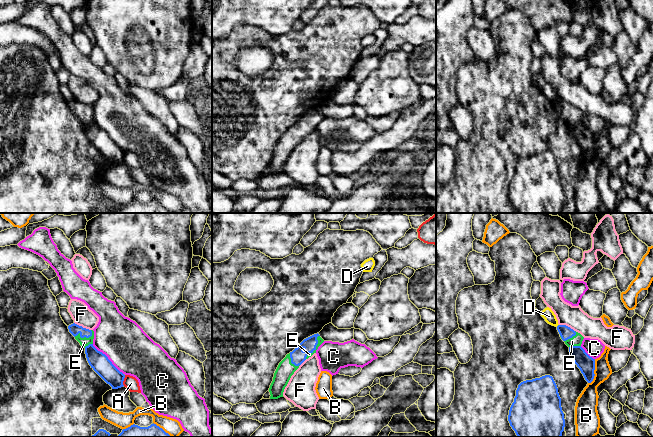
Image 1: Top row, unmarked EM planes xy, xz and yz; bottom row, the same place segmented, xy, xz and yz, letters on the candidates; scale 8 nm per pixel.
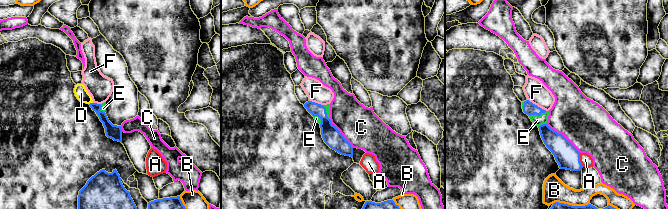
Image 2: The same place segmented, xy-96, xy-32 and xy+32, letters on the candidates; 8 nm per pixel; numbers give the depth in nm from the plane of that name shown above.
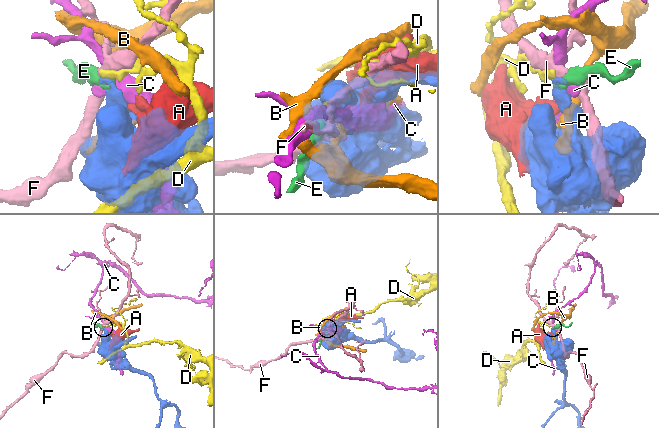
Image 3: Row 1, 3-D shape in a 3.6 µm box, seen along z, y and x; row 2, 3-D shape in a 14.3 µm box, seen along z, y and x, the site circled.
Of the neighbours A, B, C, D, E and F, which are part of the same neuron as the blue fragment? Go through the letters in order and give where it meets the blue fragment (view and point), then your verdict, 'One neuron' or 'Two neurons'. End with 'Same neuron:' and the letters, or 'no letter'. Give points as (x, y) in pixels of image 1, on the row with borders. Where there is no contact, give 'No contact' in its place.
A: Touches blue at xy (123, 380). Two neurons
B: Touches blue at yz (593, 372). Two neurons
C: Touches blue at xy (107, 358). Two neurons
D: No contact. Two neurons
E: Touches blue at xz (315, 347). One neuron
F: Touches blue at xy (81, 326). Two neurons
Same neuron: E

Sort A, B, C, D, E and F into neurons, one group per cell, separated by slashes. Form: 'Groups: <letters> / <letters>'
Groups: A / B / C / D / E / F

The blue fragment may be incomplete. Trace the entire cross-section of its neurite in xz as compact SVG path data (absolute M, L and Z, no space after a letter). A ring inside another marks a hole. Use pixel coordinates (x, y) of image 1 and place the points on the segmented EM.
M318 333L314 334L304 339L297 348L286 355L274 373L273 381L269 388L270 399L283 397L284 389L291 376L306 359L316 353L316 350L323 342L324 340Z

